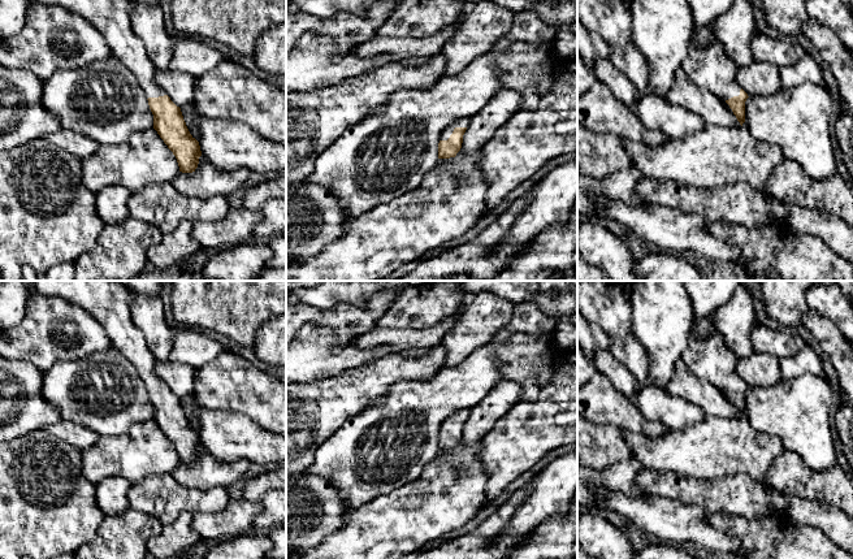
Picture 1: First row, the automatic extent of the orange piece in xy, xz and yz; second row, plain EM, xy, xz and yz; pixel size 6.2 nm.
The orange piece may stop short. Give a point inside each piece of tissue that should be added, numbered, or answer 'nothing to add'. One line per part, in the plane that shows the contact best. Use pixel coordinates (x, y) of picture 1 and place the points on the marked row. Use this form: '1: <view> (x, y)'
1: xz (463, 122)

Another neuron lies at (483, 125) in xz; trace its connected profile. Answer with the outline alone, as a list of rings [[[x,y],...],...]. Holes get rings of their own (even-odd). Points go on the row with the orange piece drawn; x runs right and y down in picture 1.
[[[498,90],[479,113],[469,117],[469,125],[456,156],[467,156],[480,151],[495,131],[520,109],[520,103],[519,92]]]

